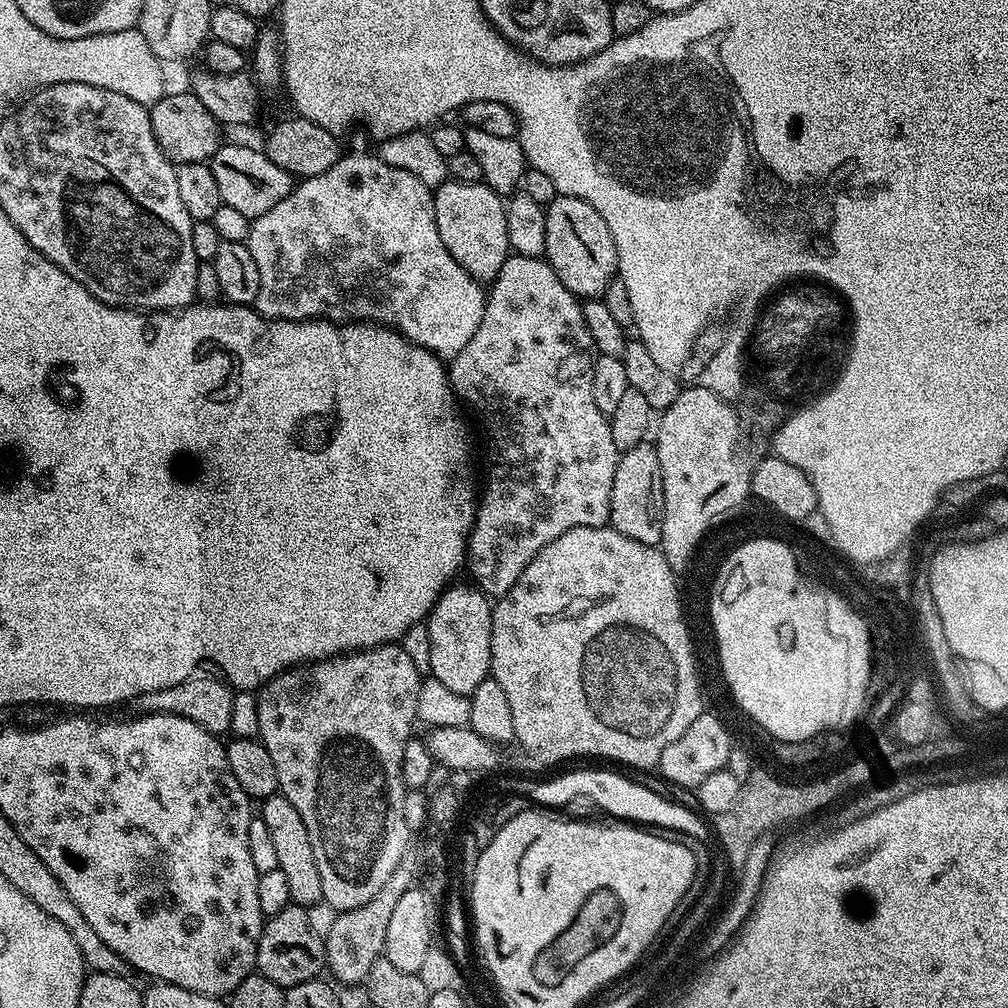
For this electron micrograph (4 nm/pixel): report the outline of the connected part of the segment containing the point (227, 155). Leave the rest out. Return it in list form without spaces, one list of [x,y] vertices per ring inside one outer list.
[[[221,143],[211,161],[214,179],[218,181],[218,194],[223,204],[234,206],[250,218],[266,214],[270,206],[278,206],[294,187],[294,177],[282,166],[274,166],[270,158],[259,147],[247,148],[244,144]]]

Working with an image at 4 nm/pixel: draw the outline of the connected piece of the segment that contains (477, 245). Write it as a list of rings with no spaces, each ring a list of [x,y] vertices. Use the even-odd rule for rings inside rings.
[[[447,179],[443,185],[434,192],[434,199],[436,202],[436,221],[438,222],[438,235],[442,237],[442,242],[446,242],[446,250],[452,252],[454,262],[458,262],[458,266],[462,266],[462,270],[466,270],[470,275],[477,278],[495,278],[500,273],[500,261],[504,260],[510,255],[510,249],[508,246],[508,235],[506,234],[506,214],[502,210],[501,197],[495,195],[491,188],[487,186],[477,186],[474,184],[467,184],[466,182],[458,182],[454,179]]]

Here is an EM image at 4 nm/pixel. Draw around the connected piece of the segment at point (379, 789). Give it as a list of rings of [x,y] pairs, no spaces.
[[[399,643],[380,644],[376,648],[365,648],[362,652],[346,652],[342,656],[332,656],[329,660],[313,660],[306,664],[297,664],[279,672],[273,680],[269,680],[256,696],[258,706],[258,730],[260,743],[270,750],[270,758],[274,761],[274,770],[278,770],[280,783],[279,795],[285,796],[302,814],[302,822],[310,834],[310,846],[314,846],[314,862],[318,862],[318,874],[322,877],[323,903],[336,908],[340,912],[361,907],[369,903],[378,890],[382,889],[398,862],[409,851],[410,833],[406,826],[406,817],[402,811],[405,787],[402,778],[402,750],[406,750],[406,742],[413,739],[412,723],[417,723],[418,694],[422,683],[422,673],[414,666],[410,654]]]

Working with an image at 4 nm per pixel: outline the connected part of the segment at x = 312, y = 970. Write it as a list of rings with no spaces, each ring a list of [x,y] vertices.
[[[290,906],[276,916],[267,917],[258,942],[256,968],[259,975],[279,988],[287,990],[307,980],[315,980],[325,971],[325,937],[308,916],[311,916],[309,909]]]

